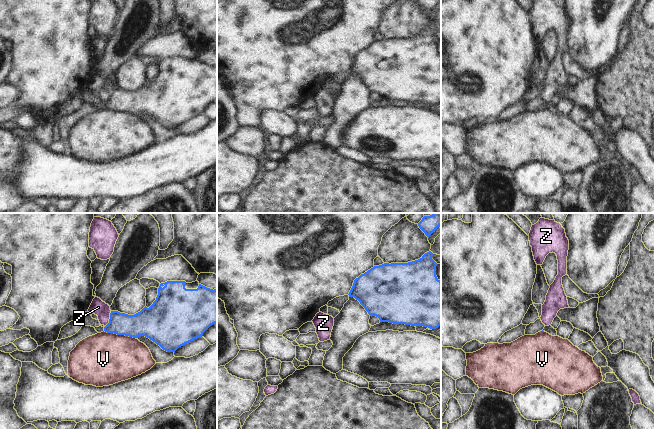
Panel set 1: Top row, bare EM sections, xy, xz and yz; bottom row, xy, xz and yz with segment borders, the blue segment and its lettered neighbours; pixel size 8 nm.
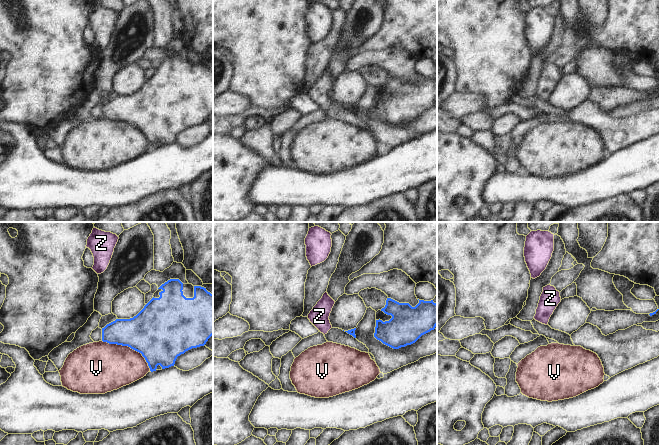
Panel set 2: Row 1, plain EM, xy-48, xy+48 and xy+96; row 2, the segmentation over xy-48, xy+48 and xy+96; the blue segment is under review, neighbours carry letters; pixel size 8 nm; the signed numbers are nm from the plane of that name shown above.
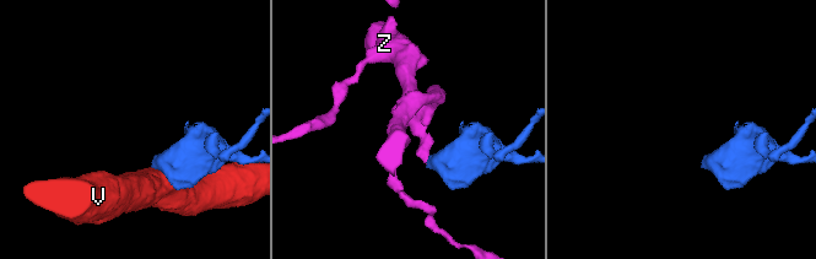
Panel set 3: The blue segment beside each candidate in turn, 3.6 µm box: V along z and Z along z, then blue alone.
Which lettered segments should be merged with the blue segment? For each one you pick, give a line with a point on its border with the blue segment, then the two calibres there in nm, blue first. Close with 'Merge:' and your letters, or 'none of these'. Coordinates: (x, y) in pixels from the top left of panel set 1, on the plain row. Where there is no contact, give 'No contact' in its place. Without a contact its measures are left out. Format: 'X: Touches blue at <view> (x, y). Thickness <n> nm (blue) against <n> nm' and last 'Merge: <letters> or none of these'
Merge: none of these.

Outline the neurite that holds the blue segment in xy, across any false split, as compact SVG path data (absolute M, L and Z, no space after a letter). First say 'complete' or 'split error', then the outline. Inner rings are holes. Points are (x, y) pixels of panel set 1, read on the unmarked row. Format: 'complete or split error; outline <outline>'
split error; outline M197 56L192 59L167 57L160 60L156 76L149 84L145 82L140 88L134 91L111 87L109 99L104 103L104 107L133 114L145 112L159 121L163 126L175 129L179 123L202 113L203 109L215 99L217 99L217 65L207 64Z

